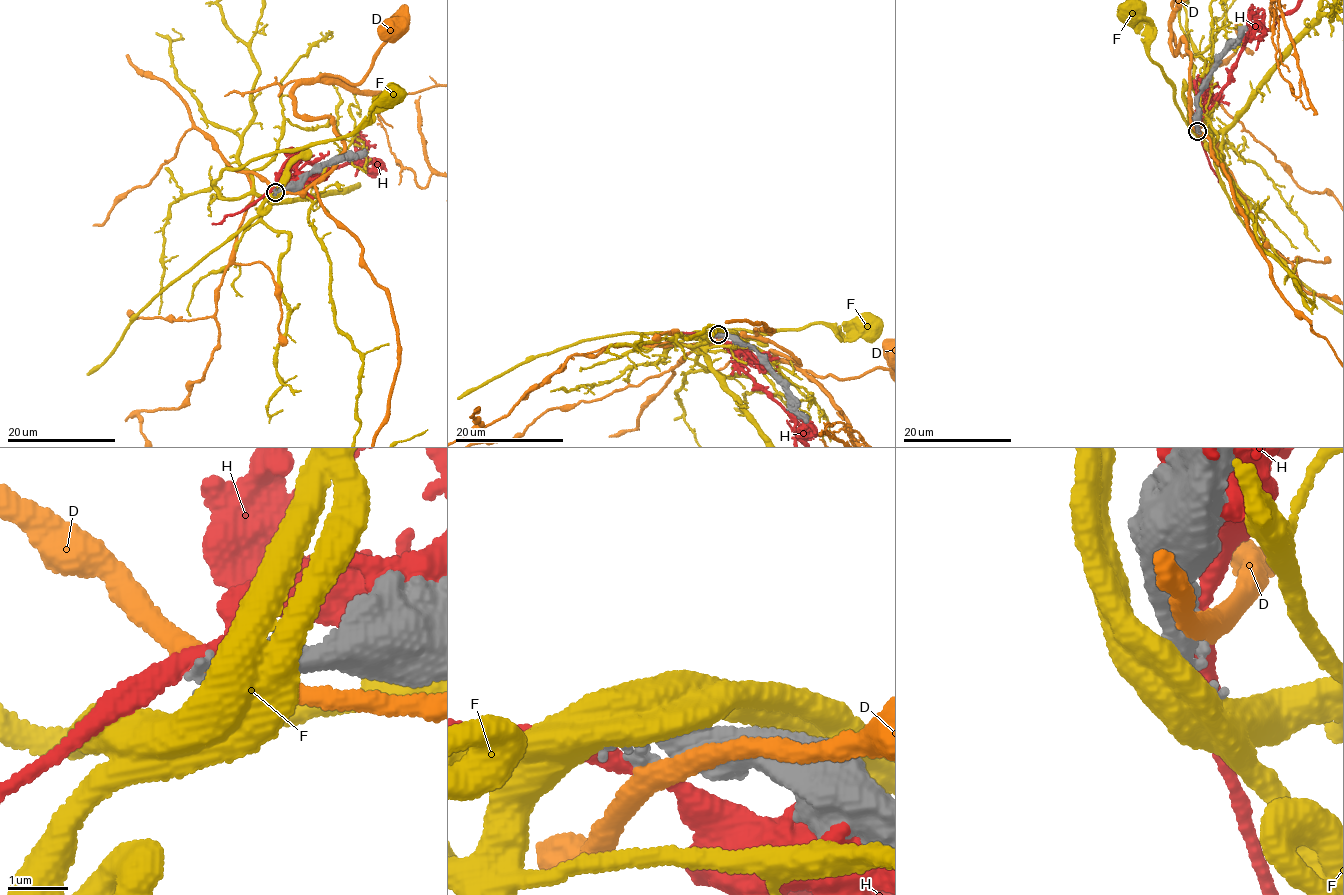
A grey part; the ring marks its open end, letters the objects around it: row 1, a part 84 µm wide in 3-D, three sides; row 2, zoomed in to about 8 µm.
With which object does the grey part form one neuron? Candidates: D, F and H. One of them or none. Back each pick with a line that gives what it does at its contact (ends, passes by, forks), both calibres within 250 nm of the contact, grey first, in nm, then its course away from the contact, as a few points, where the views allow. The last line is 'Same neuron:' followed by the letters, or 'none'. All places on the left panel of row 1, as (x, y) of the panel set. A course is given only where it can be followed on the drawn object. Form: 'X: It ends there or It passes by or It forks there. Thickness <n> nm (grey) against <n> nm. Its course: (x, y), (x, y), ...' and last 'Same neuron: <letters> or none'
Same neuron: none

